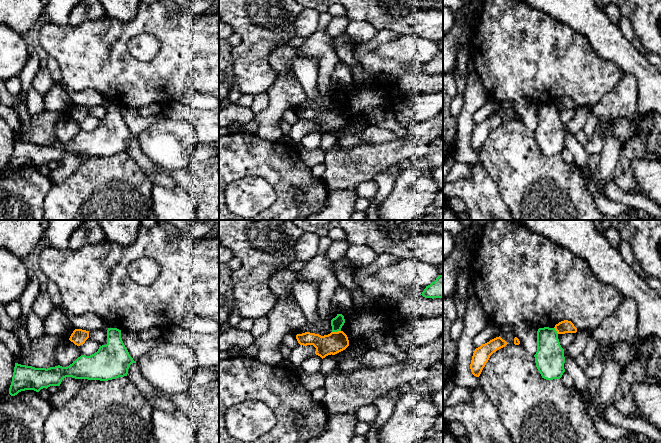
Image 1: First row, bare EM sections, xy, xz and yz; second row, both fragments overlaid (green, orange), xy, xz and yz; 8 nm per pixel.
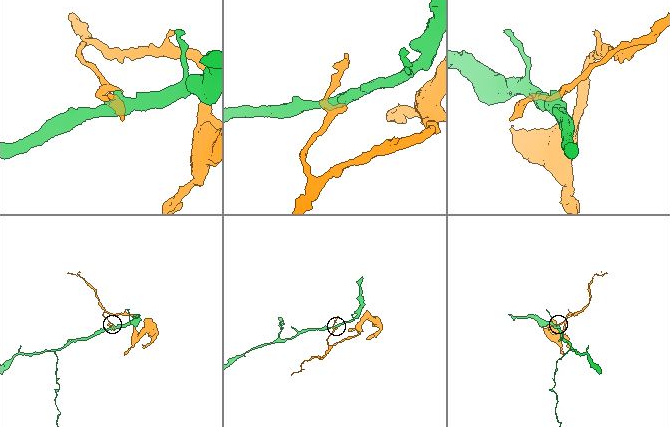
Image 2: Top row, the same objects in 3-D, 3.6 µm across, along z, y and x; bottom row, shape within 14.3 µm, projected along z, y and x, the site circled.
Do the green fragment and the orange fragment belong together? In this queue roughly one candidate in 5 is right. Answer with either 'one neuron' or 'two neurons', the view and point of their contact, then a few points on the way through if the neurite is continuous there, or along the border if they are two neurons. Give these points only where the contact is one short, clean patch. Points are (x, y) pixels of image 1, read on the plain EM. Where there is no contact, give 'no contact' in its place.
two neurons; contact xz (336, 107); border xz (340, 106), (332, 108)

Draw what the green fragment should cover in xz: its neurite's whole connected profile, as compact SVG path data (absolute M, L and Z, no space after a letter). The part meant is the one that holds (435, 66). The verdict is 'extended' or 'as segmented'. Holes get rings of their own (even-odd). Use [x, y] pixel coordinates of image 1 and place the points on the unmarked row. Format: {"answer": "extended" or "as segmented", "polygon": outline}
{"answer": "as segmented", "polygon": "M439 51L434 58L426 62L420 70L425 74L442 74L443 73L443 51Z"}

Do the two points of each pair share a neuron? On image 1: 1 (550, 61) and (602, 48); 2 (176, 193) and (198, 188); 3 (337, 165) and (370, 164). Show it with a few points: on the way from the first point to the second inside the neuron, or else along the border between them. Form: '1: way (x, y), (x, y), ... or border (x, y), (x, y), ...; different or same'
1: border (576, 33), (583, 36), (600, 58), (612, 63); different
2: border (176, 185), (180, 186), (194, 200), (197, 209); different
3: way (345, 165), (362, 164); same

